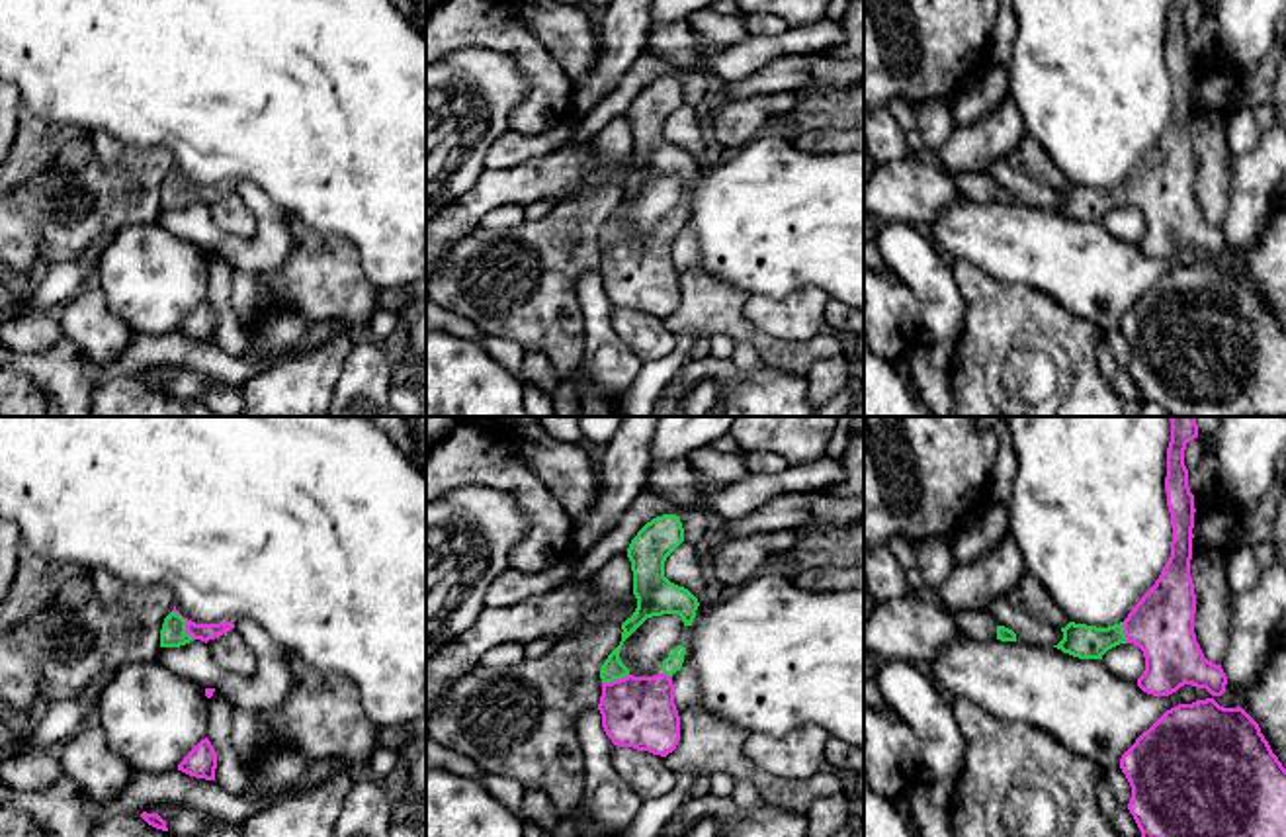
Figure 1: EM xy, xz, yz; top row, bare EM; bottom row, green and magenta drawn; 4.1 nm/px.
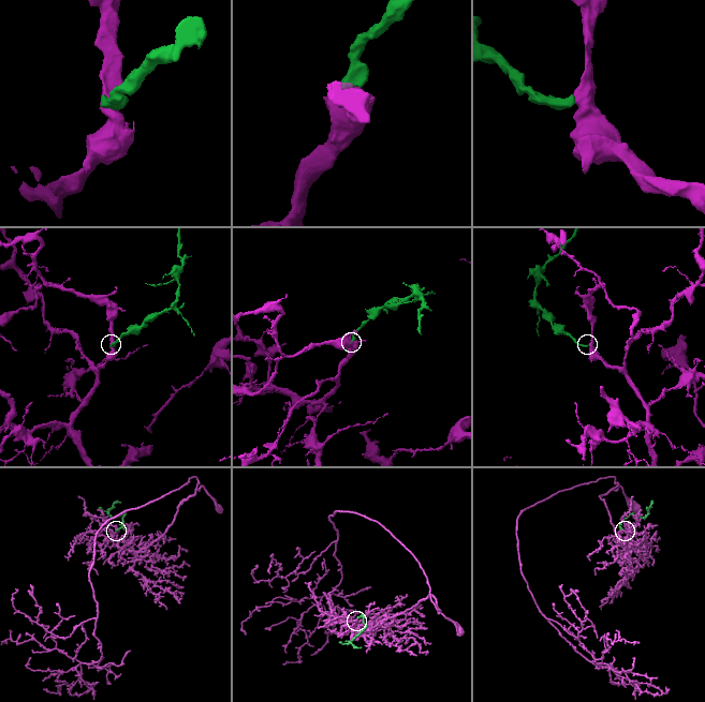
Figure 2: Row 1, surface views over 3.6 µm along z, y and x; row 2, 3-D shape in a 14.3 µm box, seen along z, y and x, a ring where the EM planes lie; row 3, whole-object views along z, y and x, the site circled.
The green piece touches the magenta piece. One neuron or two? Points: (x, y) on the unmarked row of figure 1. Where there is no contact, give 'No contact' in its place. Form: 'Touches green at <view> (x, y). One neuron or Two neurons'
Touches green at xy (184, 186). One neuron

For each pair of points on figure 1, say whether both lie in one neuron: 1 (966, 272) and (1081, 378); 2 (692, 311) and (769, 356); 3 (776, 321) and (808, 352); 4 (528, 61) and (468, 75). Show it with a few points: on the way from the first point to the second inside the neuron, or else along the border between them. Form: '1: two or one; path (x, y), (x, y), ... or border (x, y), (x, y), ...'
1: one; path (1001, 308), (1038, 311), (1073, 343)
2: one; path (712, 311), (720, 311), (753, 337)
3: two; border (755, 325), (788, 341), (808, 341), (821, 333)
4: two; border (473, 47), (514, 59), (528, 85), (514, 108)

